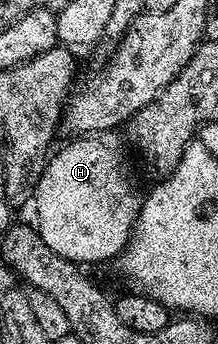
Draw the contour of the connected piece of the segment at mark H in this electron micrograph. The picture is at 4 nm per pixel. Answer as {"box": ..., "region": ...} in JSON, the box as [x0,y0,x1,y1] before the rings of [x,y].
{"box":[35,130,142,265],"region":[[[116,130],[85,133],[73,137],[66,147],[58,146],[50,154],[35,189],[37,234],[52,251],[59,253],[59,257],[67,257],[78,265],[101,263],[104,259],[116,260],[128,245],[133,227],[137,224],[137,214],[141,212],[142,196],[137,195],[132,181],[125,176],[127,147],[122,136],[120,139],[117,134]]]}

